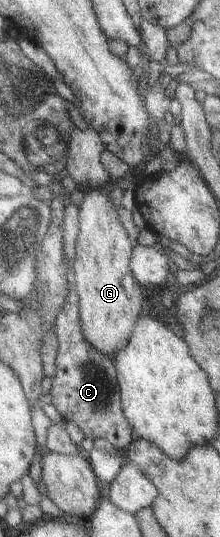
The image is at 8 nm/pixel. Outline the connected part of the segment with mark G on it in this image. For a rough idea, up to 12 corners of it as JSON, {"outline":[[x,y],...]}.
{"outline":[[85,190],[73,262],[78,320],[112,358],[142,306],[133,243],[108,190]]}

